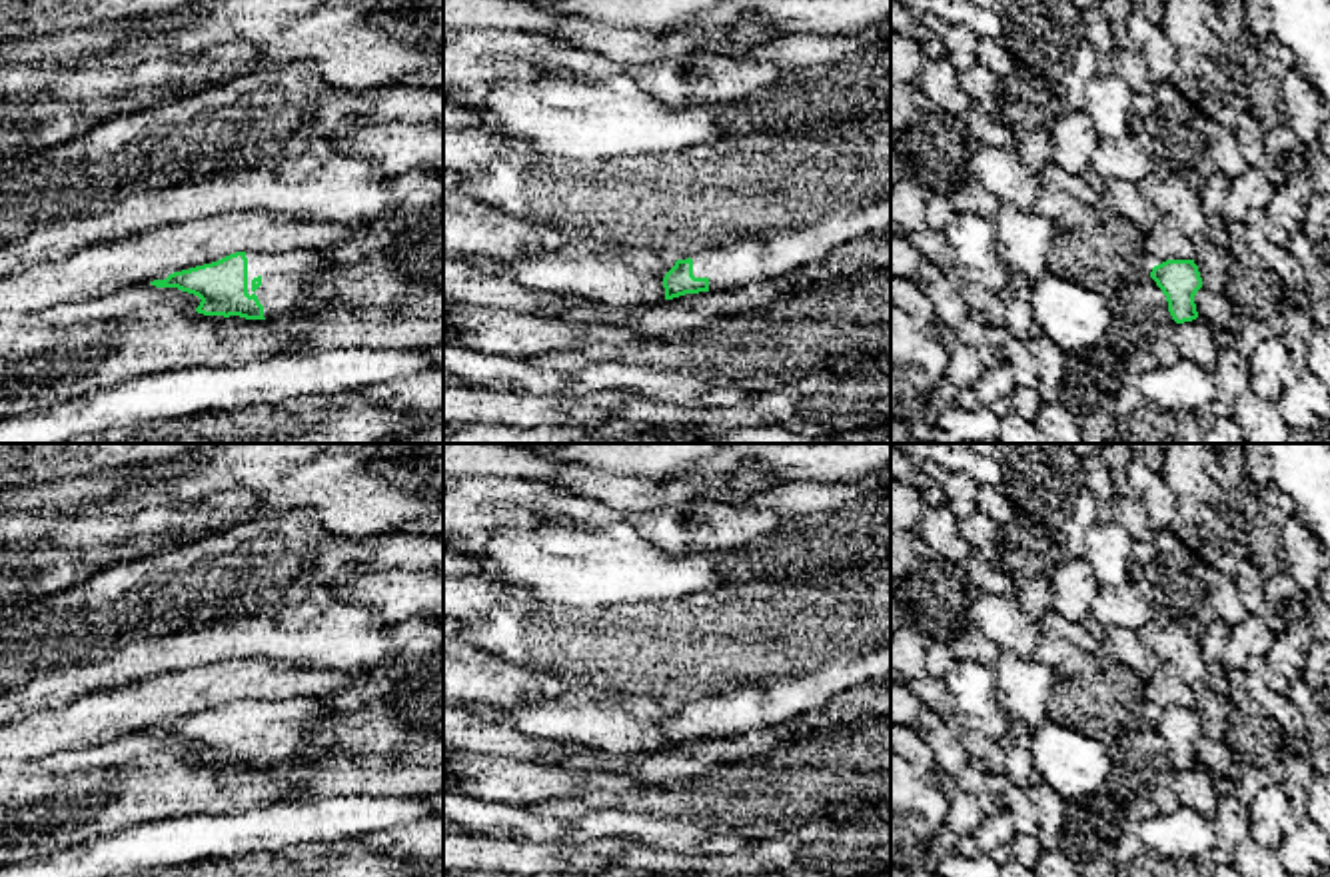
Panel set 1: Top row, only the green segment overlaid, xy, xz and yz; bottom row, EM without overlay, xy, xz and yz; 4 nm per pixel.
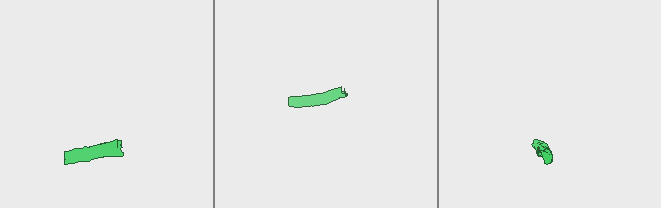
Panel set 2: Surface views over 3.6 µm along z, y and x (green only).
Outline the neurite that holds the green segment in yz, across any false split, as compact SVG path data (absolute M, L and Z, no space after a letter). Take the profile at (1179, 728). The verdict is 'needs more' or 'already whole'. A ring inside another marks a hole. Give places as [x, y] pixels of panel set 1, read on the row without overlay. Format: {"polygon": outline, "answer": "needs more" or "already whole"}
{"polygon": "M1166 707L1152 715L1150 725L1166 743L1176 771L1198 765L1194 743L1202 735L1202 725L1194 707Z", "answer": "already whole"}

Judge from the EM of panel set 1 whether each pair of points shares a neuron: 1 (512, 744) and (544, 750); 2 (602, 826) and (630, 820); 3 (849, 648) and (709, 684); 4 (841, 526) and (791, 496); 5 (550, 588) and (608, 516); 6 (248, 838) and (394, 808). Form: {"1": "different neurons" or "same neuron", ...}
{"1": "same neuron", "2": "same neuron", "3": "same neuron", "4": "different neurons", "5": "different neurons", "6": "same neuron"}

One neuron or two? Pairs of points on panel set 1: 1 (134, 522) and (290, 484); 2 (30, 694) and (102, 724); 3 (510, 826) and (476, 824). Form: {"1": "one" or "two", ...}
{"1": "two", "2": "two", "3": "one"}

